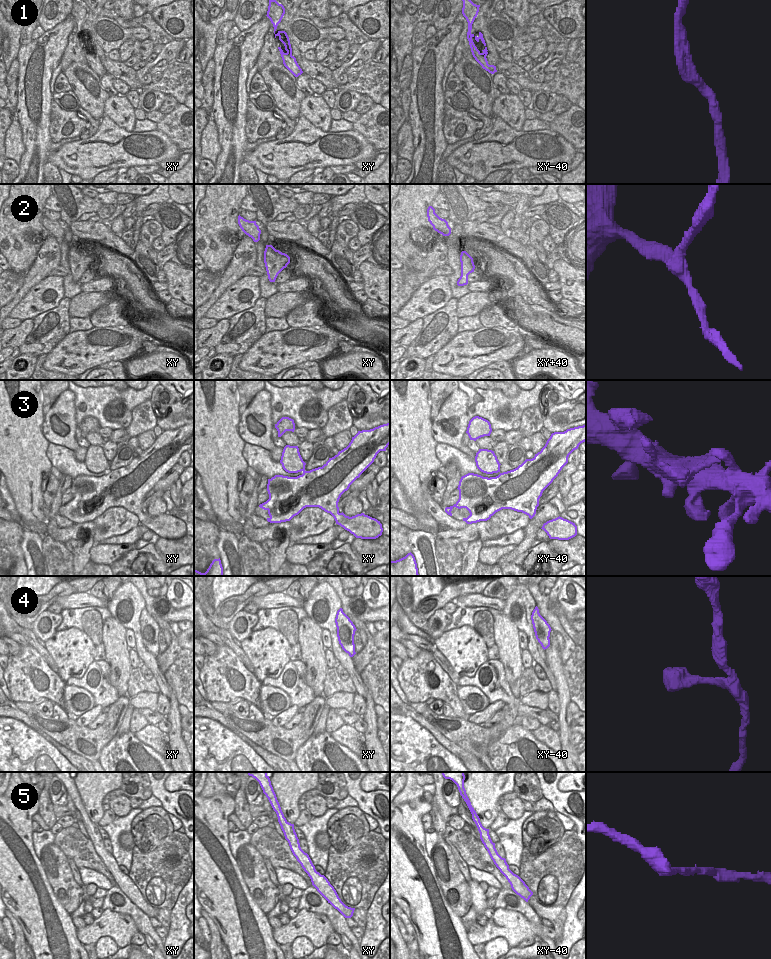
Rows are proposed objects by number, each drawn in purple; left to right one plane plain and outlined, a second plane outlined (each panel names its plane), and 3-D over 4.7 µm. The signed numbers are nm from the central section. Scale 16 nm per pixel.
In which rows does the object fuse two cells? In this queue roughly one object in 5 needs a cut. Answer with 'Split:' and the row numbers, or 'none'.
Split: none

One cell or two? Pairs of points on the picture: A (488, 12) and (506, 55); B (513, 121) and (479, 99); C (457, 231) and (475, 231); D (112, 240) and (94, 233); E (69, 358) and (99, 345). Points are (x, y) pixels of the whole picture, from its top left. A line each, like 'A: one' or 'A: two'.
A: two
B: two
C: two
D: two
E: one

